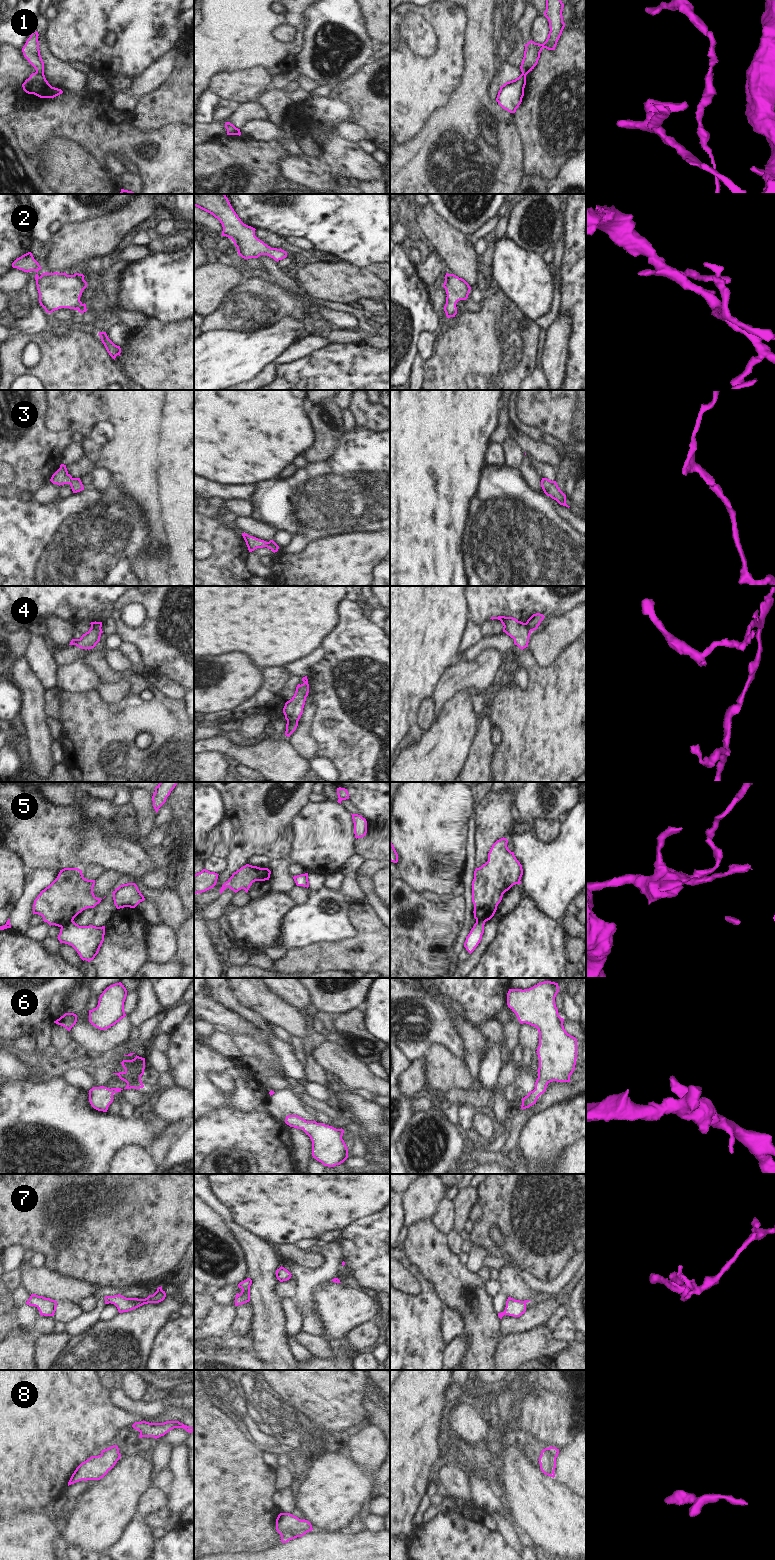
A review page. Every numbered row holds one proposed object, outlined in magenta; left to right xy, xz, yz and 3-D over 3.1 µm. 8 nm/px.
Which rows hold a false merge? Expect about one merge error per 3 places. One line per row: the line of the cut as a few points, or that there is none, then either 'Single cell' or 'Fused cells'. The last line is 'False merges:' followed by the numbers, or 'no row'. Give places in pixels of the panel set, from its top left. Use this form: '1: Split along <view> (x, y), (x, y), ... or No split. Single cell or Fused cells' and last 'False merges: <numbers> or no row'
1: Split along xy (36, 71), (43, 74). Fused cells
2: No split. Single cell
3: No split. Single cell
4: Split along xz (287, 720), (297, 721). Fused cells
5: Split along xy (72, 920), (61, 927). Fused cells
6: No split. Single cell
7: No split. Single cell
8: No split. Single cell
False merges: 1, 4, 5.

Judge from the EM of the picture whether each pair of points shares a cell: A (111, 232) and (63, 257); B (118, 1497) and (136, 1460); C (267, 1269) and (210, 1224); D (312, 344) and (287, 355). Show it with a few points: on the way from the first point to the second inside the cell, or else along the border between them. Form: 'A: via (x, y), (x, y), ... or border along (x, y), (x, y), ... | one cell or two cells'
A: via (99, 235), (81, 240), (75, 245) | one cell
B: via (122, 1488), (136, 1469) | one cell
C: border along (232, 1232), (245, 1251), (249, 1275) | two cells
D: via (306, 345), (293, 352) | one cell

